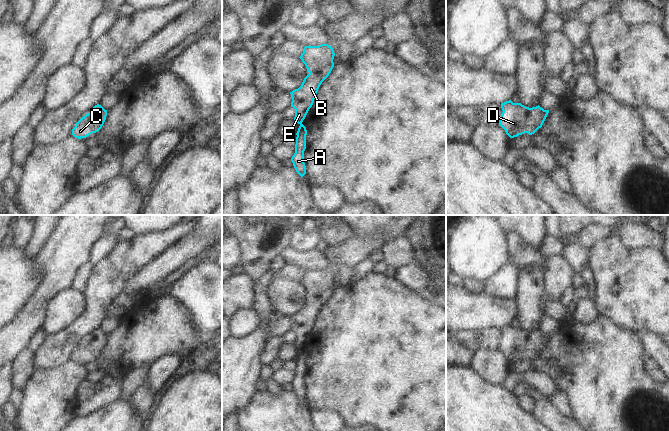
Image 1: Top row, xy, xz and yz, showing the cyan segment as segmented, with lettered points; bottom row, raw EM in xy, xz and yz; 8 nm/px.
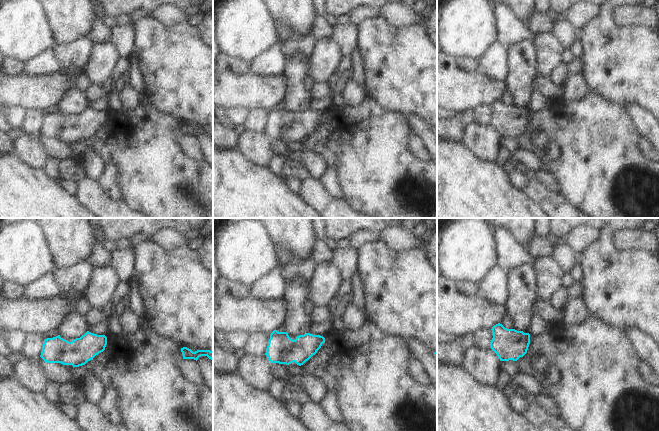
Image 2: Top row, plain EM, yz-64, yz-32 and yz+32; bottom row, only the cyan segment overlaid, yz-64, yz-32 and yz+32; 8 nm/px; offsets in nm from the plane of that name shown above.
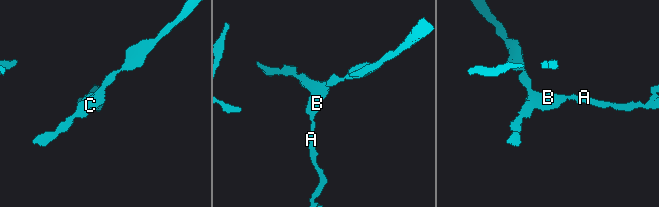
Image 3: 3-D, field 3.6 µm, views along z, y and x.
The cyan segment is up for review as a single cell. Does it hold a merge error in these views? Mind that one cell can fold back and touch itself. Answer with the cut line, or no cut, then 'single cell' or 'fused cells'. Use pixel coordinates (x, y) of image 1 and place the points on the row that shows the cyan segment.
no cut | single cell

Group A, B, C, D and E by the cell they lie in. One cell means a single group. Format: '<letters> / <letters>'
A B C D E

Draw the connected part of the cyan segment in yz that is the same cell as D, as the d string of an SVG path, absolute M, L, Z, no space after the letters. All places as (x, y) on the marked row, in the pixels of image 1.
M511 100L502 103L501 108L503 112L499 125L510 138L524 133L534 134L542 127L549 113L549 110L544 110L539 105L529 108Z

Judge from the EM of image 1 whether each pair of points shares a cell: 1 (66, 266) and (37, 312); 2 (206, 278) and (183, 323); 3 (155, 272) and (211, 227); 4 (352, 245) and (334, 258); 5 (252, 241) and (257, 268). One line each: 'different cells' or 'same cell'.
1: same cell
2: different cells
3: same cell
4: same cell
5: same cell

